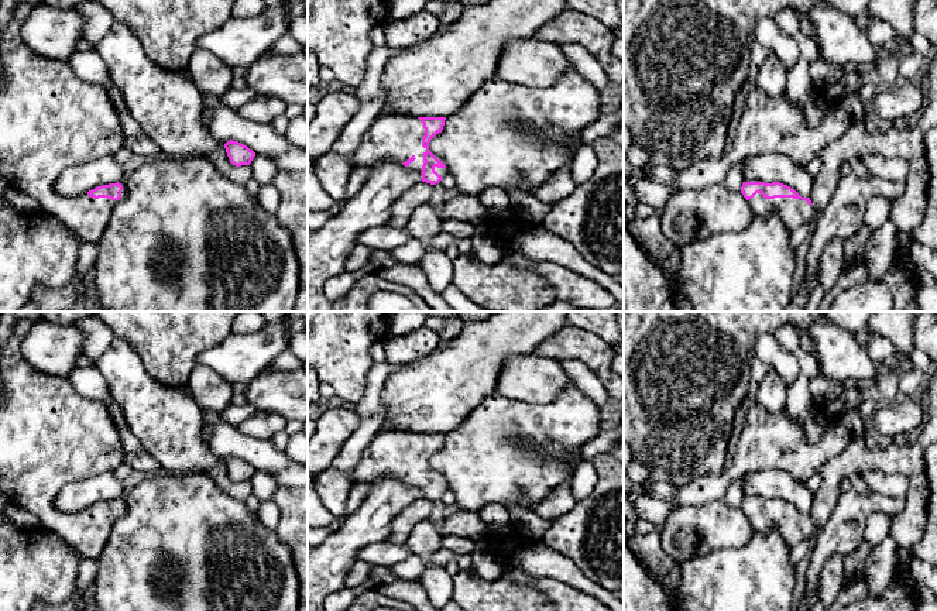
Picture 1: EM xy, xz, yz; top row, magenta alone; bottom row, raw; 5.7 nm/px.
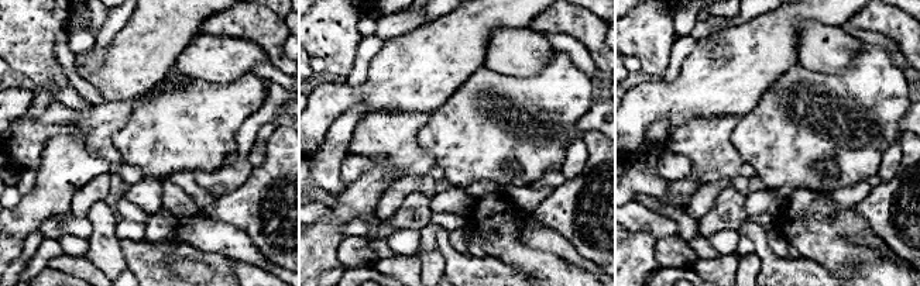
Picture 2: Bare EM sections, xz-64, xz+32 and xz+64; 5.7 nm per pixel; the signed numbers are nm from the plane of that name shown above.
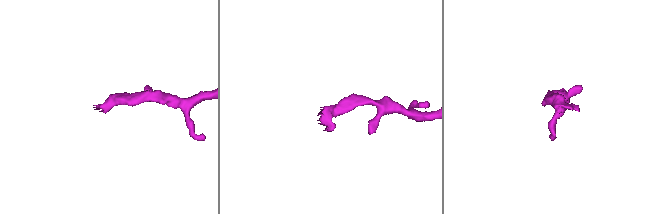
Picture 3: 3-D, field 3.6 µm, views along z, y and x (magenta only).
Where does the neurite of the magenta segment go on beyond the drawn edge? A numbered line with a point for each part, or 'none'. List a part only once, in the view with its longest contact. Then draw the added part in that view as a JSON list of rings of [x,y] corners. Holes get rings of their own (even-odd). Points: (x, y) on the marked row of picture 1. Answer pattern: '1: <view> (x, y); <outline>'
1: yz (793, 212); [[[756,193],[748,200],[751,210],[758,216],[766,216],[775,212],[783,220],[783,224],[789,233],[794,231],[799,226],[807,223],[814,229],[818,219],[818,212],[813,205],[806,200],[793,198],[775,198],[766,199],[761,193]]]

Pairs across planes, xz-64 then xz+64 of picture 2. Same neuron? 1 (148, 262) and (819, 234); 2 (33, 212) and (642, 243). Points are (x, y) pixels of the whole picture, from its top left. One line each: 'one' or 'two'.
1: two
2: one

